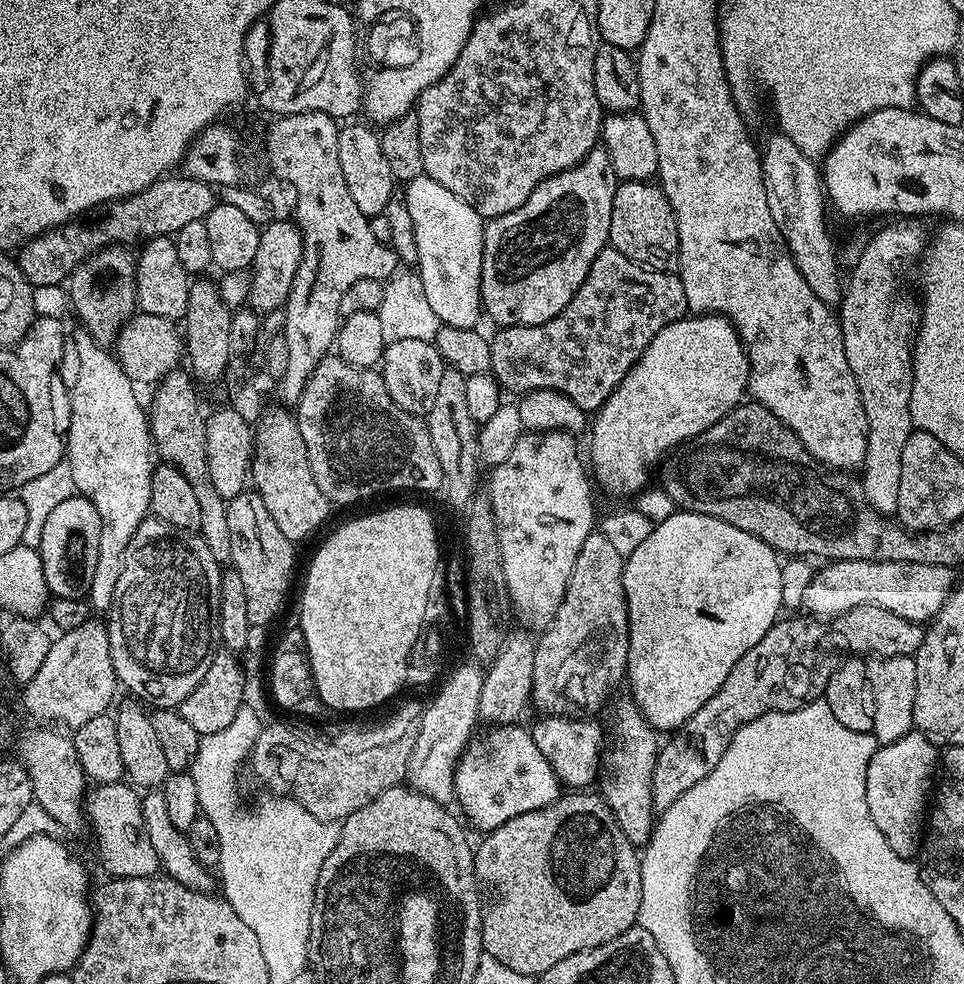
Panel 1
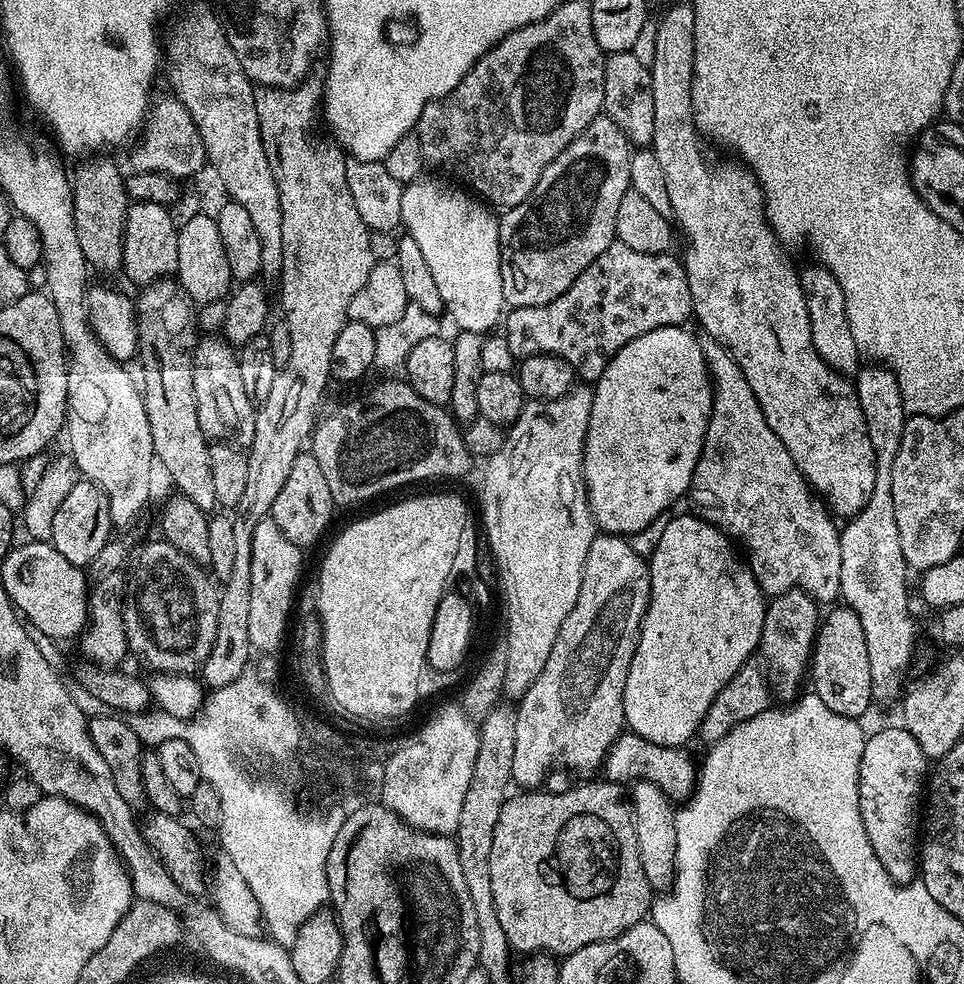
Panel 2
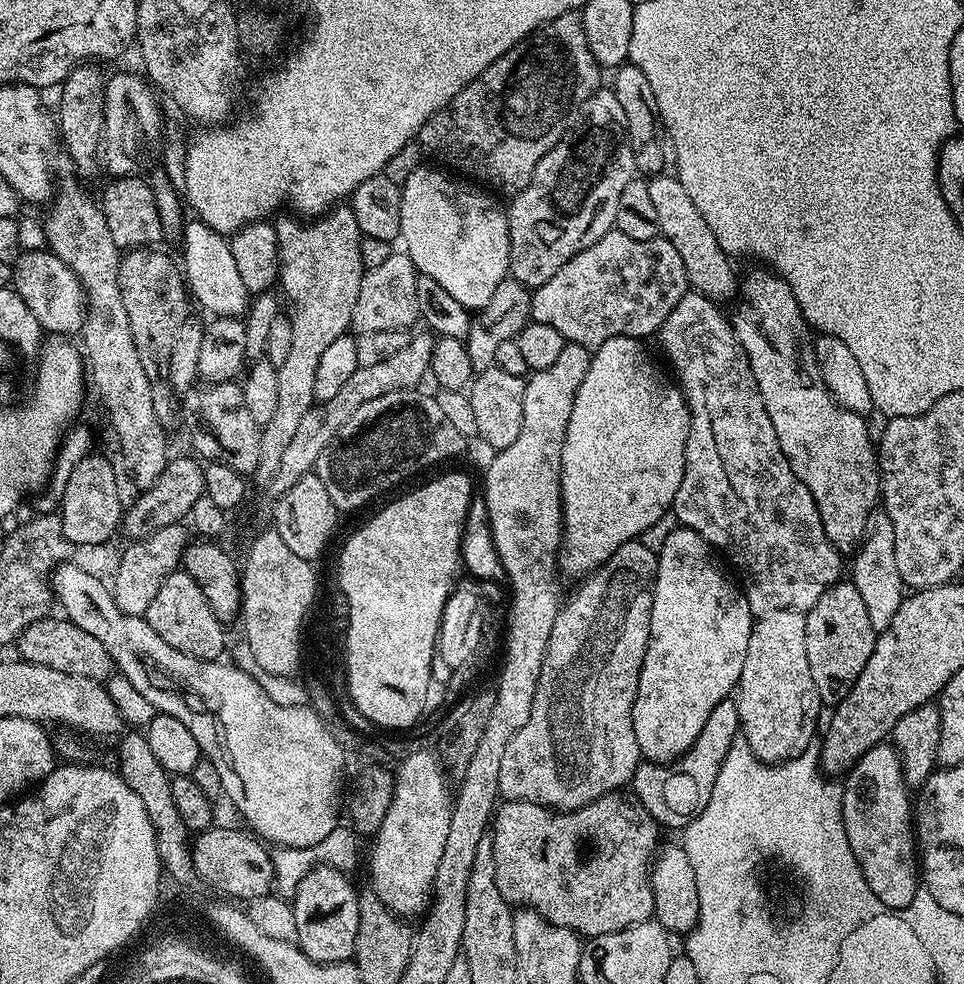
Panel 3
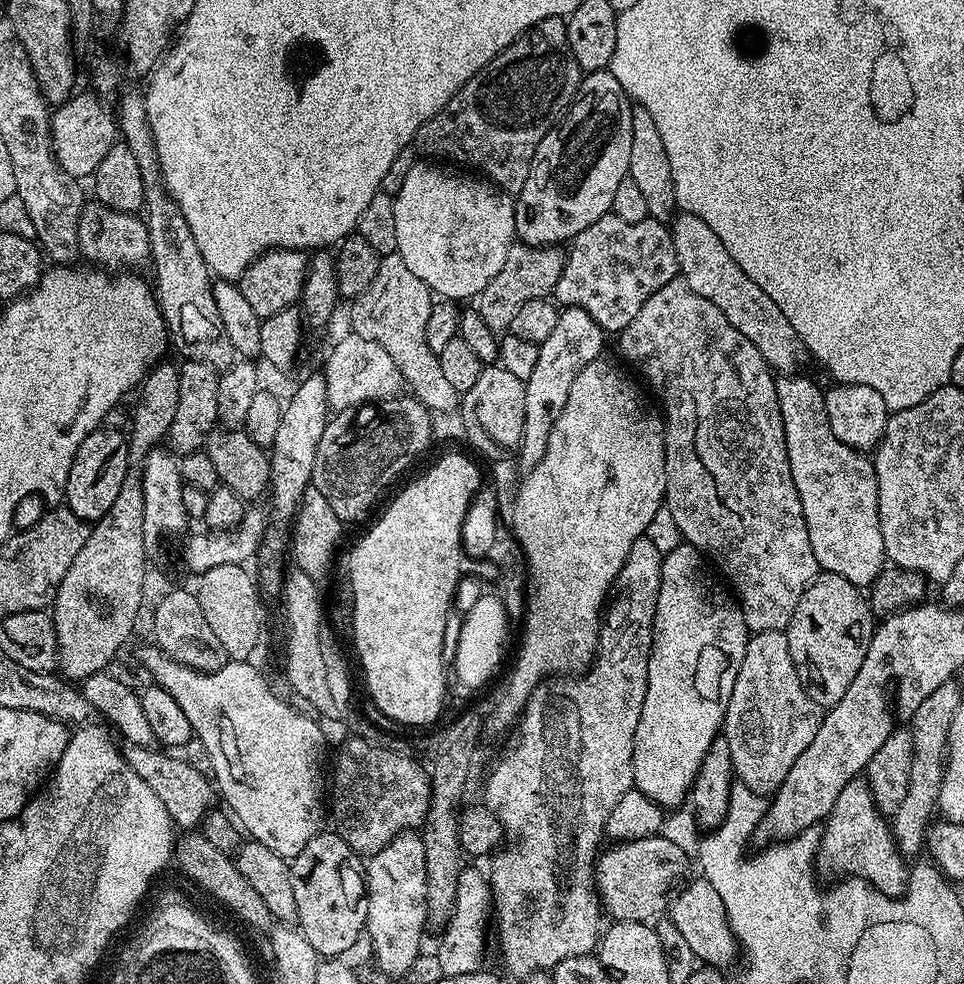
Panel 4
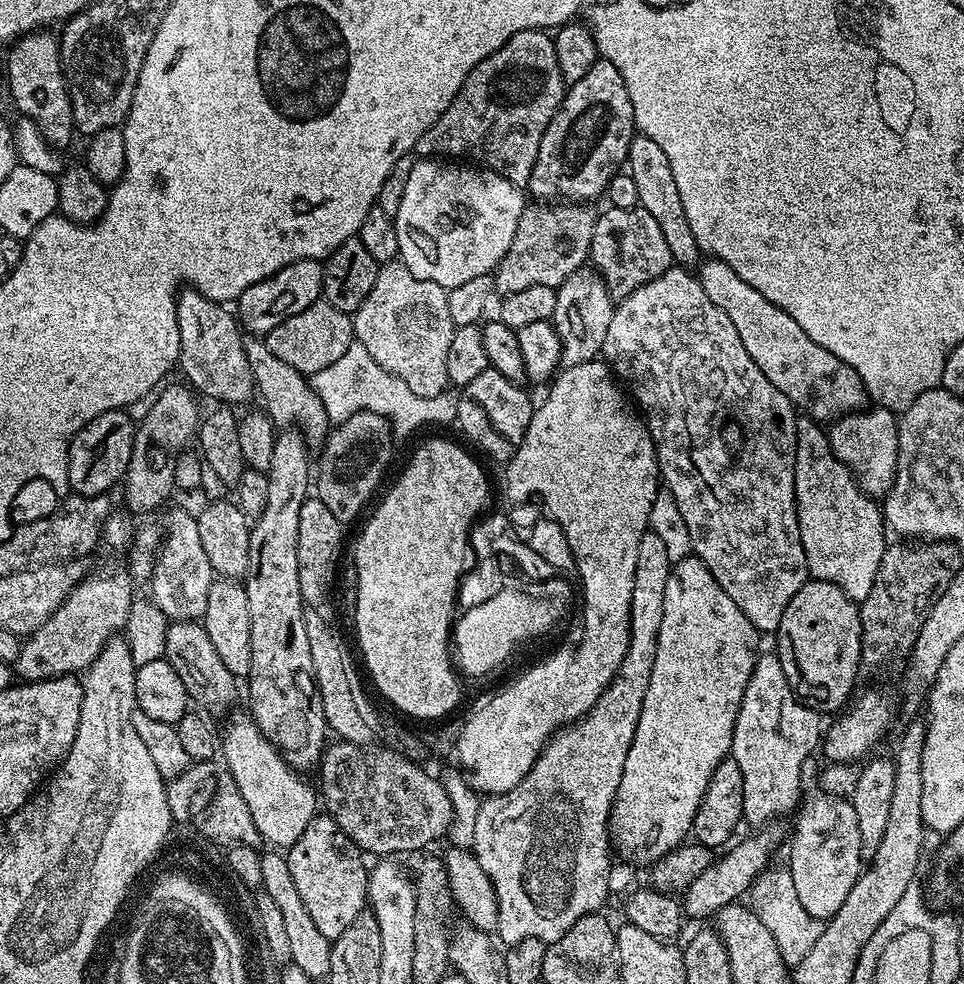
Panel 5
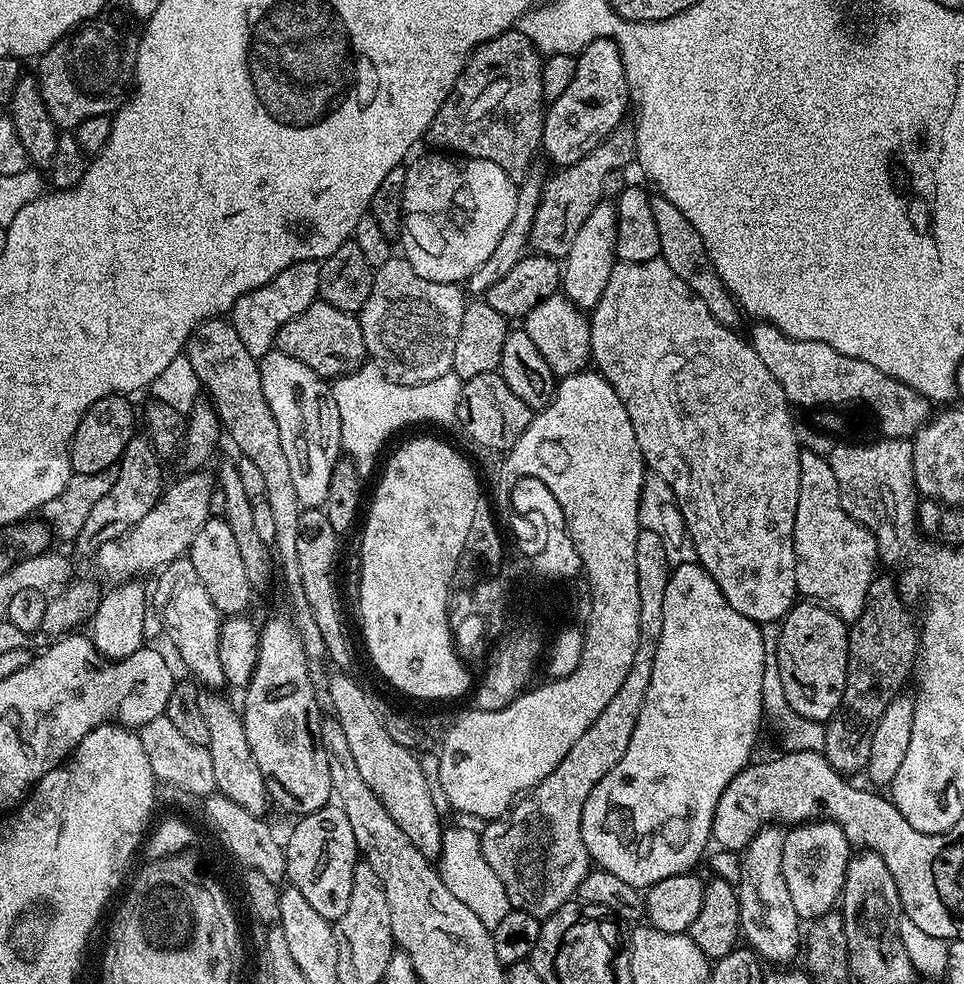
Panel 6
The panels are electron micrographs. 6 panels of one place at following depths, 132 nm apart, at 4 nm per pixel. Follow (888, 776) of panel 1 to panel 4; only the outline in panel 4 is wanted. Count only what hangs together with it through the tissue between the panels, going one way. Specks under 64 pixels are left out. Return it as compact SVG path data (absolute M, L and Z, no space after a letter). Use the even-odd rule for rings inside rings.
M867 779L846 782L842 794L838 794L838 802L834 802L834 810L830 810L820 834L820 851L816 853L815 865L821 873L833 872L836 878L869 881L893 898L903 896L907 890L909 865L896 848L892 825L878 810Z

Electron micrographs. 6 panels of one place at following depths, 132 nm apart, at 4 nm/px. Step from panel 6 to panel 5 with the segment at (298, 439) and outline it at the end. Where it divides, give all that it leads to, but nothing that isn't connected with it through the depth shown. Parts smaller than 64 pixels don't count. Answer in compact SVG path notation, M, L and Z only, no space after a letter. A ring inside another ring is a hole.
M248 338L244 341L246 358L250 362L250 370L254 374L254 382L259 399L264 399L263 411L277 426L291 426L304 433L309 441L324 442L328 439L330 421L318 394L303 372L294 370L294 366L286 366L279 358L274 358L265 346L263 339Z

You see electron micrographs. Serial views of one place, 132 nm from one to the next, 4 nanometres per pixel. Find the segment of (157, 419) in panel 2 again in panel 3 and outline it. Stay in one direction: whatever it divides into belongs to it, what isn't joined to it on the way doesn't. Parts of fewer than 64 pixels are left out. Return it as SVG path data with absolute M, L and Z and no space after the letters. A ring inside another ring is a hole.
M149 246L125 251L120 257L118 286L122 290L126 315L130 318L130 334L134 334L134 346L138 346L138 358L142 358L146 378L150 378L154 410L161 422L168 422L178 412L178 400L168 380L170 354L174 351L178 326L182 326L182 322L190 316L190 293L184 283L181 265L177 261L175 264L160 250L159 247Z

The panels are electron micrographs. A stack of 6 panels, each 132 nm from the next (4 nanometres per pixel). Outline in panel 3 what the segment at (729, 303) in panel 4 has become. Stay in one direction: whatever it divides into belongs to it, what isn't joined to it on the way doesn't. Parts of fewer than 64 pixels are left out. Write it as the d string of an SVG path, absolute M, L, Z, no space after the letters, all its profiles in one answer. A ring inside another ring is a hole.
M661 174L648 180L650 199L655 207L660 235L674 245L674 250L682 257L682 266L686 266L686 278L689 285L703 296L709 296L714 301L735 301L738 296L738 276L732 269L729 253L718 246L718 238L714 238L714 230L702 218L698 206L686 194L682 182L674 174Z

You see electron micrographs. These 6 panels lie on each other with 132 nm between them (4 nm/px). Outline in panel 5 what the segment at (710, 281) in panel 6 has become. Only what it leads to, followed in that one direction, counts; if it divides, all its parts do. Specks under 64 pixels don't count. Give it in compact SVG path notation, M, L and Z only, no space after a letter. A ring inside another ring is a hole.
M639 134L633 135L626 170L634 178L638 189L639 207L644 208L646 214L651 214L654 222L658 222L666 243L670 245L673 261L680 266L699 265L702 260L702 249L694 238L694 230L690 230L686 210L682 210L682 198L678 194L678 185L674 182L674 170L670 170L670 158L666 158L666 153L658 147L658 142Z

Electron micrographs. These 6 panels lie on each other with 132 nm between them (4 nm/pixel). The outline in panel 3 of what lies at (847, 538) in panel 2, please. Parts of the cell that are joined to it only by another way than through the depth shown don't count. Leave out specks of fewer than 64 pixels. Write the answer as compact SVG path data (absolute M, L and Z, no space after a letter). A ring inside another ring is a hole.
M882 510L873 511L868 519L868 530L860 541L850 560L850 582L862 594L862 602L870 613L870 626L874 626L877 634L885 632L898 614L898 606L906 595L906 585L902 582L902 574L898 574L898 558L894 558L894 526L890 526L890 518Z

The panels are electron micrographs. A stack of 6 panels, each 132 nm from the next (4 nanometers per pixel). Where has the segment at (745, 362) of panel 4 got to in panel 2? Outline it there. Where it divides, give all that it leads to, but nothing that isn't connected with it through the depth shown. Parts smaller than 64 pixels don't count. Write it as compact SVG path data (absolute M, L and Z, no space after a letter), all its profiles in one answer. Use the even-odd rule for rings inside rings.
M701 339L700 345L712 381L712 413L708 415L704 451L700 453L692 486L686 493L696 507L693 508L695 515L719 528L741 549L744 547L748 551L746 563L765 597L781 596L791 588L800 588L821 605L839 601L842 546L837 521L814 495L778 434L770 430L770 422L766 422L766 414L762 414L762 406L758 406L758 398L754 398L754 390L750 390L750 382L746 382L746 374L742 374L738 362L734 362L732 355L714 339Z

